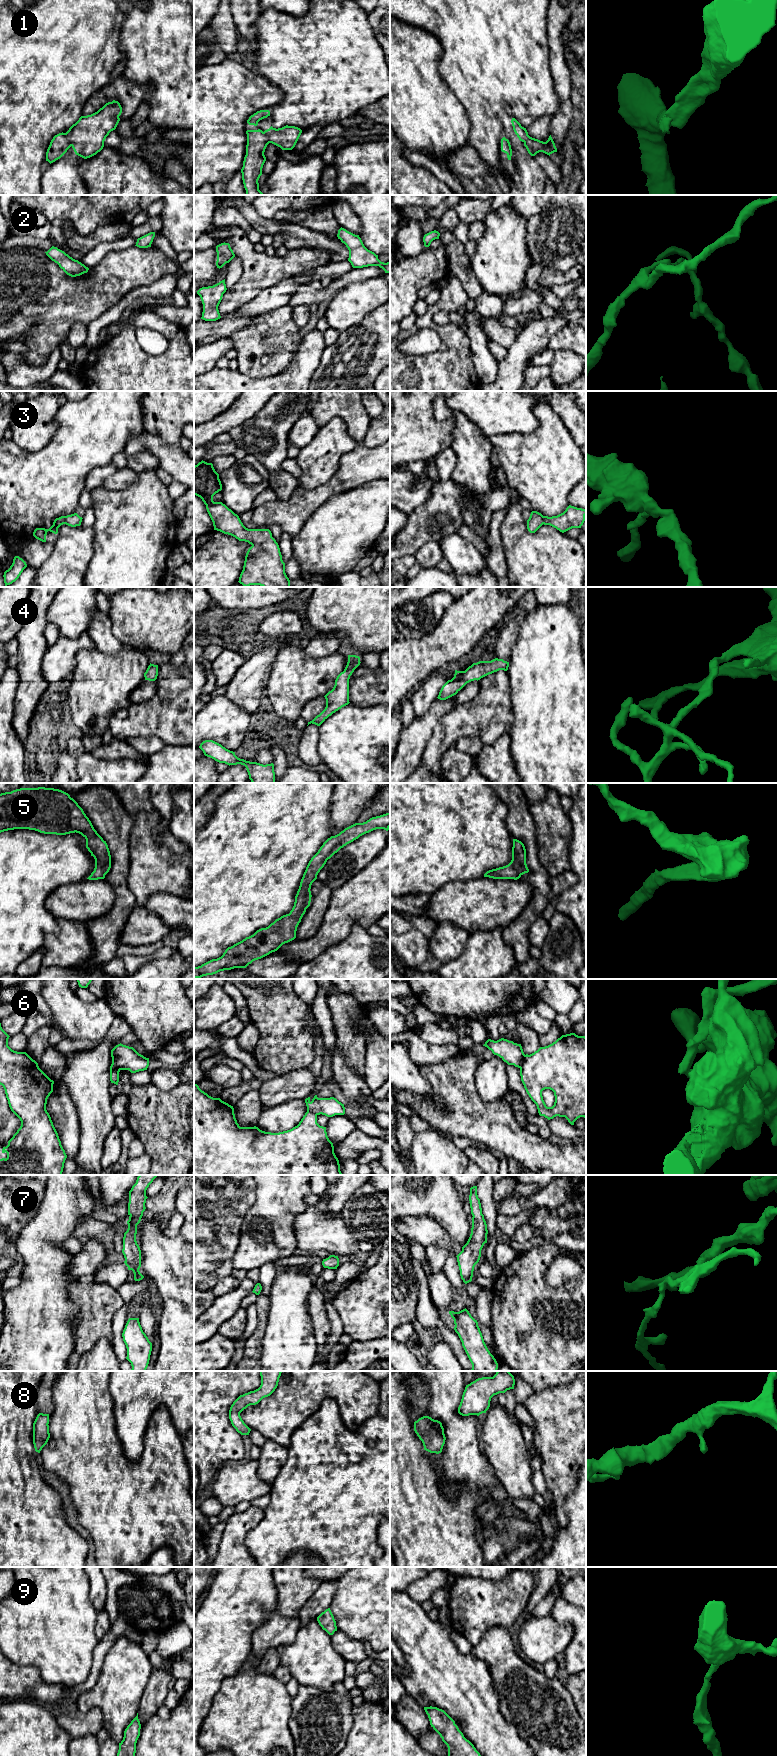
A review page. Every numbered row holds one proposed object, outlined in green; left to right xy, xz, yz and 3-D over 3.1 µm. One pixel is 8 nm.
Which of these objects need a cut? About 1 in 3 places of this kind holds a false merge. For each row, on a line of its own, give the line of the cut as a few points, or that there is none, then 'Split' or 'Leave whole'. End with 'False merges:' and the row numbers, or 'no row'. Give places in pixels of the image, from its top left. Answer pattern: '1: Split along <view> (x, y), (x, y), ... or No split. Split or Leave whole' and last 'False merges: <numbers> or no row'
1: Split along xy (63, 133), (71, 145). Split
2: No split. Leave whole
3: No split. Leave whole
4: No split. Leave whole
5: No split. Leave whole
6: Split along yz (525, 1055), (520, 1068). Split
7: No split. Leave whole
8: No split. Leave whole
9: No split. Leave whole
False merges: 1, 6

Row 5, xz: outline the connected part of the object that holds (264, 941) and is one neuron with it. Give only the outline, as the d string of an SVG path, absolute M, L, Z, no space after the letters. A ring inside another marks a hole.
M386 813L372 817L363 823L355 823L345 828L339 834L328 838L309 861L290 913L281 916L268 927L261 928L253 935L228 947L221 957L194 967L194 979L213 975L224 970L246 968L253 961L277 951L283 944L294 940L297 927L306 909L310 906L312 897L311 885L317 879L318 873L327 860L360 836L376 829L388 831L389 828L390 813Z

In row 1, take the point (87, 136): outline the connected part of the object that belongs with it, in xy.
M118 101L106 103L97 112L81 116L69 130L64 133L71 143L76 155L87 159L104 147L104 141L109 133L116 129L122 113Z

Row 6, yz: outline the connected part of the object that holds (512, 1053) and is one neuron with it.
M501 1038L497 1041L488 1039L483 1046L491 1050L494 1055L499 1056L508 1065L521 1068L525 1056L521 1044Z

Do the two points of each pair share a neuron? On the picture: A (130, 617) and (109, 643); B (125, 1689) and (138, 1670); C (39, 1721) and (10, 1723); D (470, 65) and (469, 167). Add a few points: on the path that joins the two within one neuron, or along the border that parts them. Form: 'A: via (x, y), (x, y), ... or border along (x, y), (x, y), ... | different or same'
A: border along (108, 616), (111, 622), (112, 634), (124, 646) | different
B: via (125, 1684), (133, 1675) | same
C: via (32, 1723), (17, 1723) | same
D: border along (468, 142), (484, 162) | different

